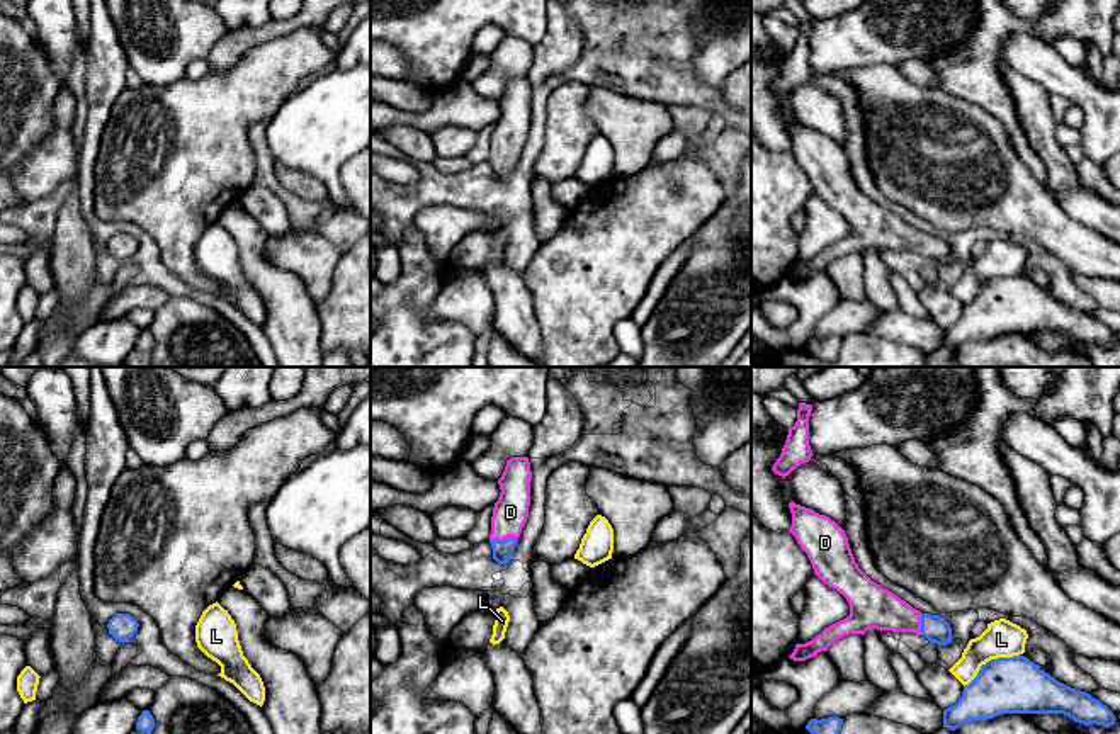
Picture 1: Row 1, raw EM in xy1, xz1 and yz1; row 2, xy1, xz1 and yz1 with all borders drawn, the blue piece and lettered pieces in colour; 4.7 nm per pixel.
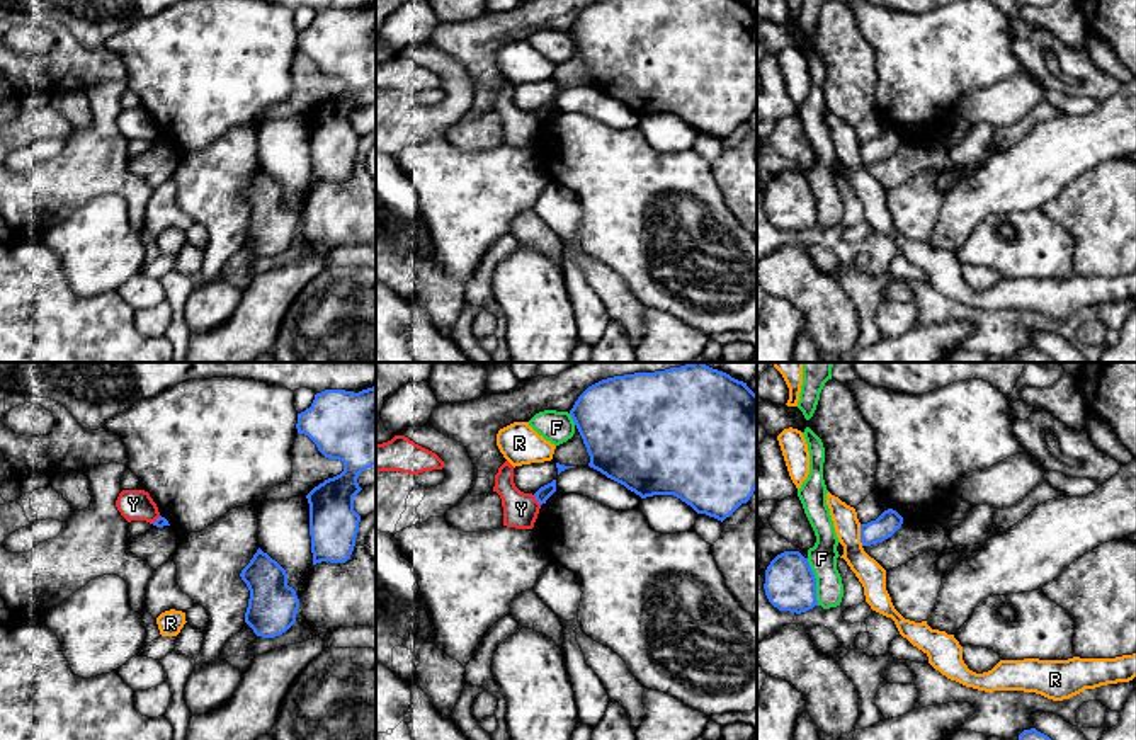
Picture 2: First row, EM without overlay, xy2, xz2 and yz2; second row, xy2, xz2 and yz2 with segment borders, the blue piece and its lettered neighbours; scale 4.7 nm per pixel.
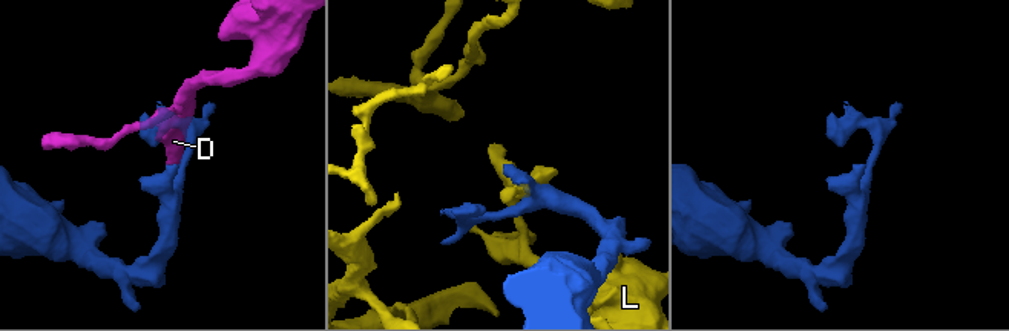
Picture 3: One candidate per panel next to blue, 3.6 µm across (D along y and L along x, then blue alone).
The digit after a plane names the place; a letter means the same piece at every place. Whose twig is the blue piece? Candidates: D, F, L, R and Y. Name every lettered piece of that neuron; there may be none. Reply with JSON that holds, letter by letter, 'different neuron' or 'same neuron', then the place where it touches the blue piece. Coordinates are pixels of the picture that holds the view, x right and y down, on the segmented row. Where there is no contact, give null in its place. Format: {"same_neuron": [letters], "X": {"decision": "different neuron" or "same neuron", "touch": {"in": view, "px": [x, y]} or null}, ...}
{"same_neuron": ["D"], "D": {"decision": "same neuron", "touch": {"in": "xz1", "px": [505, 539]}}, "F": {"decision": "different neuron", "touch": {"in": "yz2", "px": [815, 582]}}, "L": {"decision": "different neuron", "touch": {"in": "yz1", "px": [991, 660]}}, "R": {"decision": "different neuron", "touch": {"in": "yz2", "px": [861, 535]}}, "Y": {"decision": "different neuron", "touch": {"in": "xz2", "px": [538, 500]}}}

